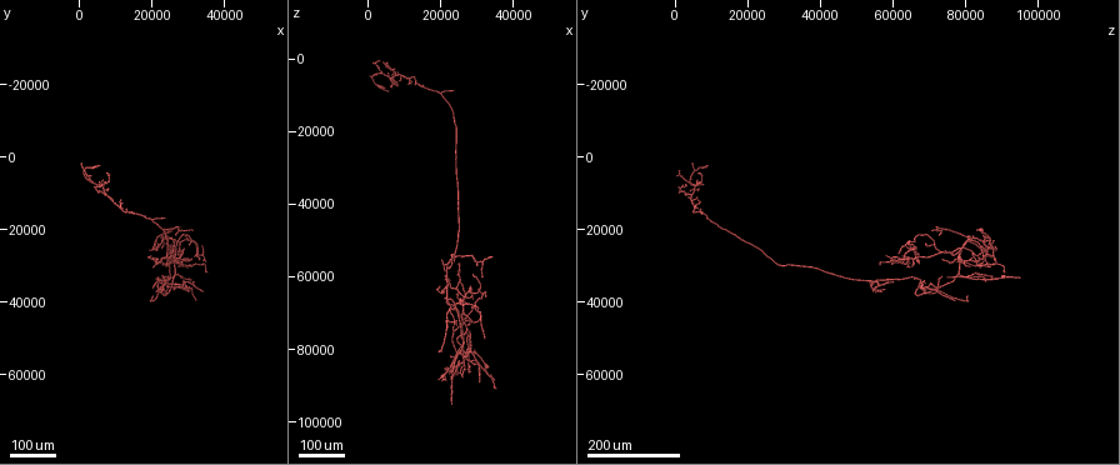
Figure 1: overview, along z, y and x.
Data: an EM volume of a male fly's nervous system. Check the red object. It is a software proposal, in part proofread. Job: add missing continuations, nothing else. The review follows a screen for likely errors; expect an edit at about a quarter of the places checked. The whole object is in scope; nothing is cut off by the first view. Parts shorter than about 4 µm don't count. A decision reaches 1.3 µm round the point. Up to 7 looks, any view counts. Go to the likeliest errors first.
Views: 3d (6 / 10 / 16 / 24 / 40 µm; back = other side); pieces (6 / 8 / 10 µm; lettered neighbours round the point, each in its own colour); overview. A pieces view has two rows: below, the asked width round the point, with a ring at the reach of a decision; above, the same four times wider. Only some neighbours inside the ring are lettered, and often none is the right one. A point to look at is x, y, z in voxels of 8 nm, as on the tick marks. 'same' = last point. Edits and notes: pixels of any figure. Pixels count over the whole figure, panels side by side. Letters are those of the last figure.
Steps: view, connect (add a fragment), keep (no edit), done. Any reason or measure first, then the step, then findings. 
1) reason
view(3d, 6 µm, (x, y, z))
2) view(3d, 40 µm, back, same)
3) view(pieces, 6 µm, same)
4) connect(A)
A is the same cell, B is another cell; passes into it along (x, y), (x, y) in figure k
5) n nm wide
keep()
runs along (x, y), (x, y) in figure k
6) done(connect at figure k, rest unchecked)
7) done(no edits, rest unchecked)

end of a long branch
view(3d, 40 µm, (34000, 37000, 55000))

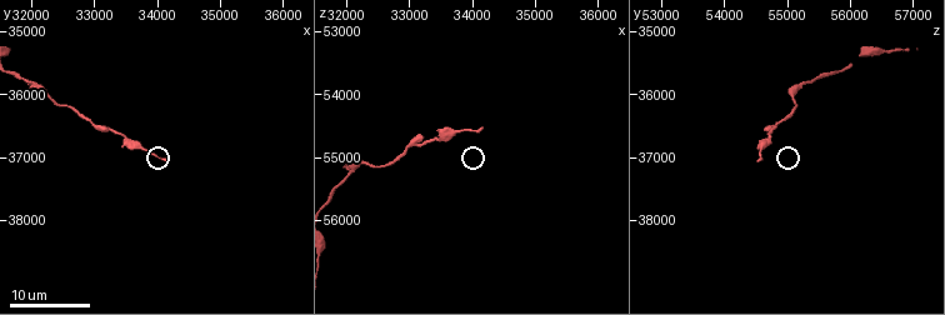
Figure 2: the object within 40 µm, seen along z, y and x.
view(pieces, 6 µm, (34200, 37050, 54550))

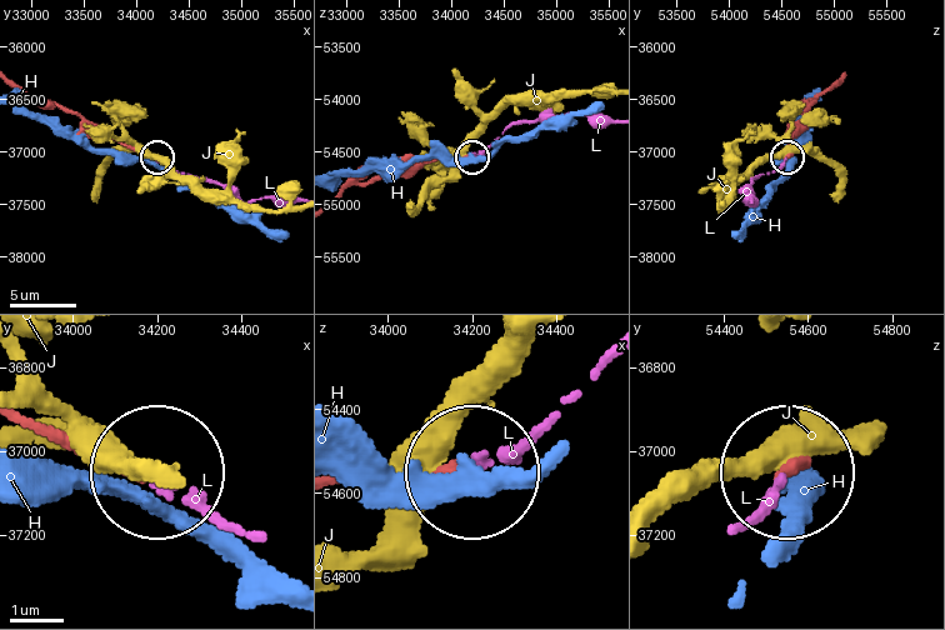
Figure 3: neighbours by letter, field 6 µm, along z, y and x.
200 nm wide
connect(L)
L is the same cell, H and J are other cells; passes into it along (799, 454), (745, 516) in figure 3; the neuron continues

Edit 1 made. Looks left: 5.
free end
view(3d, 24 µm, (24000, 33000, 74000))

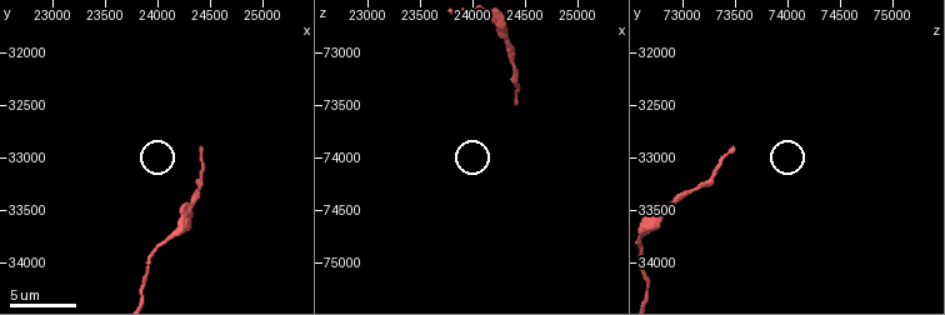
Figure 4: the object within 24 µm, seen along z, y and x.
view(pieces, 8 µm, (24420, 32900, 73480))

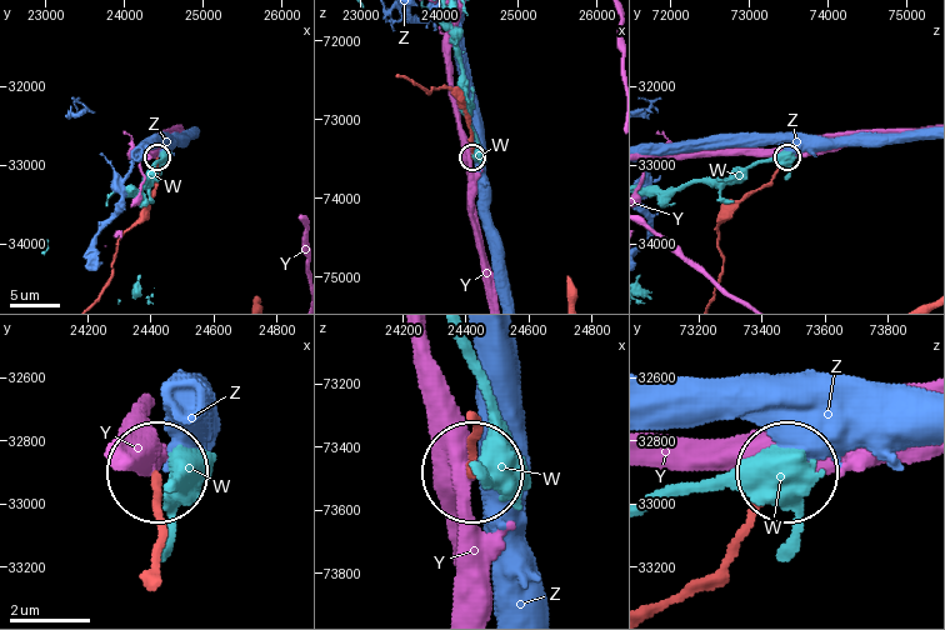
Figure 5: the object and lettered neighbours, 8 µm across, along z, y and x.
keep()
W, Y and Z are other cells; runs along (153, 563), (156, 475) in figure 5; none of them fits

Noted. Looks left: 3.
long arm stops here
view(3d, 40 µm, (25000, 29000, 57000))

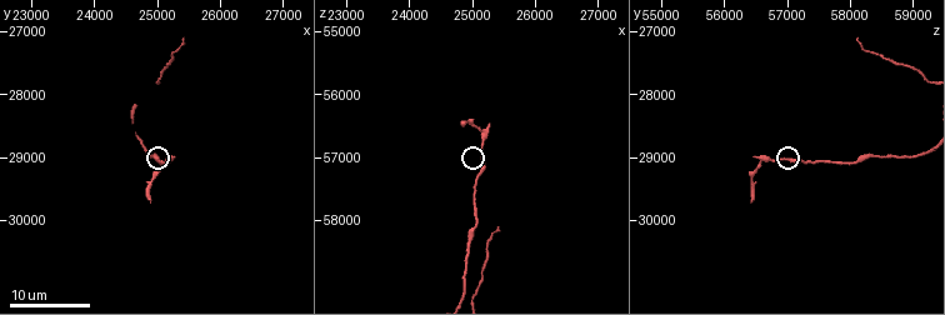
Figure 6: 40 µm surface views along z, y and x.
view(pieces, 6 µm, (24900, 29700, 56450))

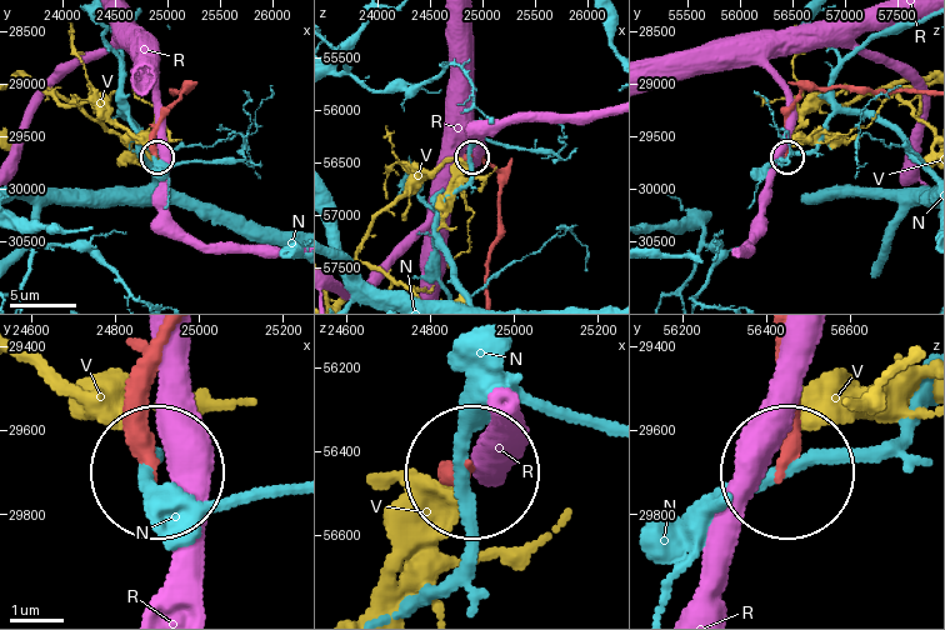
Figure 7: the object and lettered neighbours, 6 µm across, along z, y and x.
keep()
N, R and V are other cells; runs along (489, 293), (499, 179), (470, 155) in figure 7; none of them fits

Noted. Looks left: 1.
done(connect at figure 3, rest unchecked)

